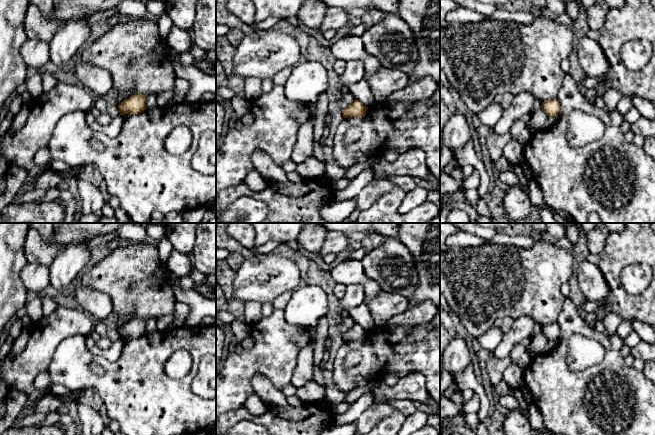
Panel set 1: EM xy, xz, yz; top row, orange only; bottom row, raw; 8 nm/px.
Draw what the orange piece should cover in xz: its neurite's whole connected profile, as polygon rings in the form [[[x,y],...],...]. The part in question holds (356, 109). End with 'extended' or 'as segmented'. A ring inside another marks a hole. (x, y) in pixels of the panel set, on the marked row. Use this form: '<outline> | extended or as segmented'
[[[355,99],[353,103],[342,109],[342,114],[344,118],[362,118],[365,116],[367,109],[368,107]]] | as segmented

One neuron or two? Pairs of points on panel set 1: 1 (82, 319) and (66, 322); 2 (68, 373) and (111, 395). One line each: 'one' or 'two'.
1: one
2: one

